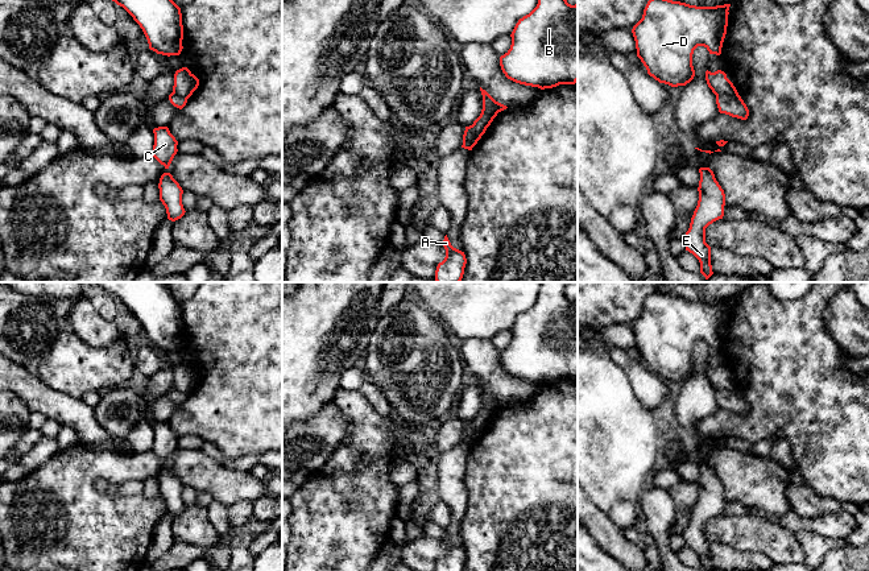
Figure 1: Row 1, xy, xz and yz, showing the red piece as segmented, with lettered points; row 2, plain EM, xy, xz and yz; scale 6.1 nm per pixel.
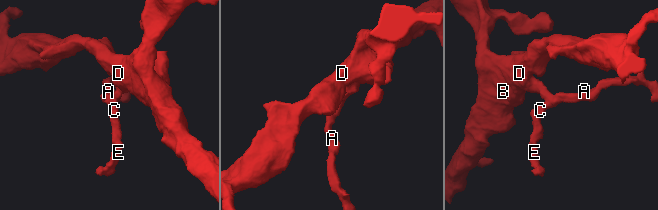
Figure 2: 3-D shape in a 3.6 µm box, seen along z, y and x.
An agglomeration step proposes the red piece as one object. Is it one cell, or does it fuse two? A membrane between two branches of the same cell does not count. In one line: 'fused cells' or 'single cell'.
fused cells

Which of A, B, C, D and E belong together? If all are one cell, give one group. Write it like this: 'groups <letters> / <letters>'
groups A C E / B D

